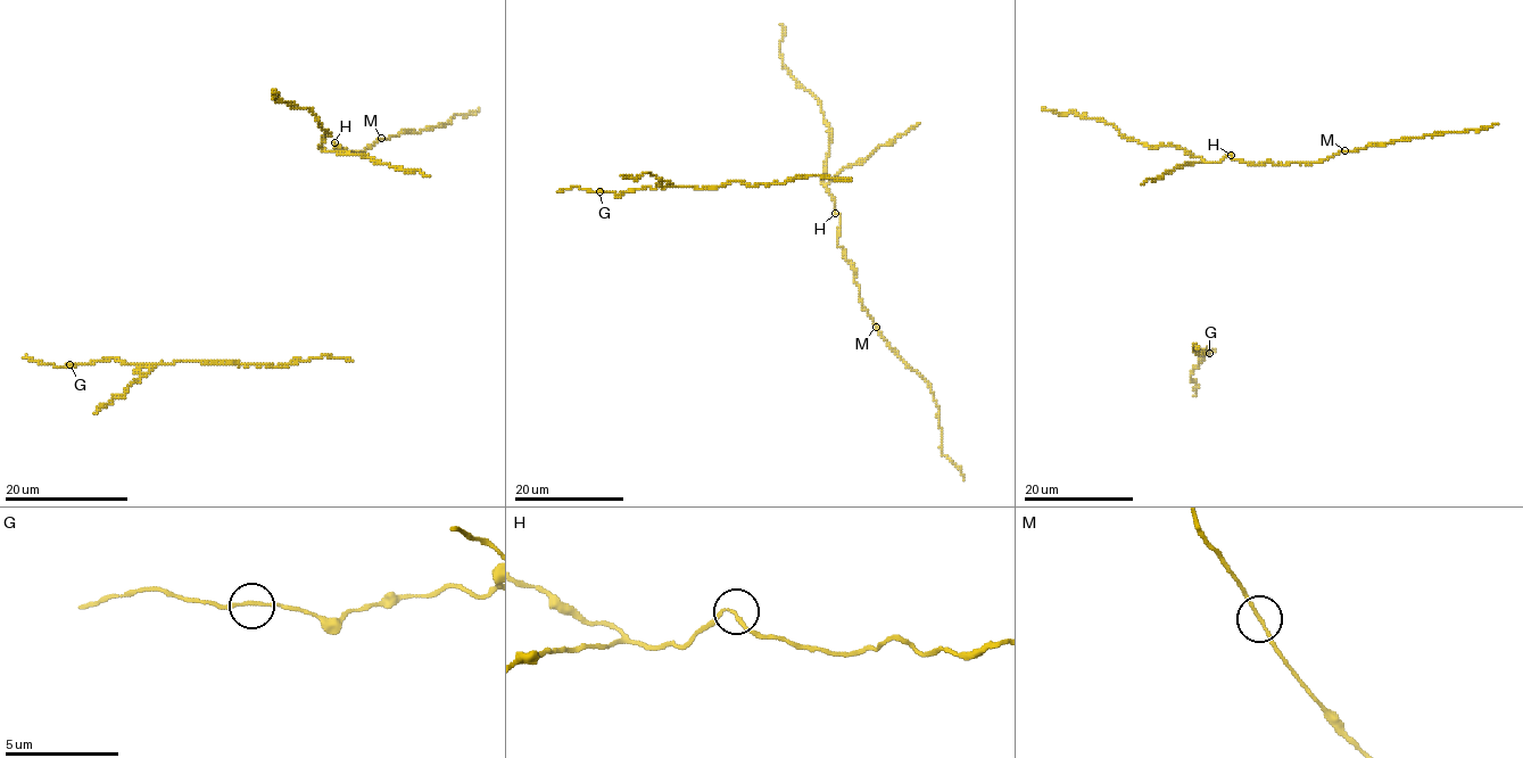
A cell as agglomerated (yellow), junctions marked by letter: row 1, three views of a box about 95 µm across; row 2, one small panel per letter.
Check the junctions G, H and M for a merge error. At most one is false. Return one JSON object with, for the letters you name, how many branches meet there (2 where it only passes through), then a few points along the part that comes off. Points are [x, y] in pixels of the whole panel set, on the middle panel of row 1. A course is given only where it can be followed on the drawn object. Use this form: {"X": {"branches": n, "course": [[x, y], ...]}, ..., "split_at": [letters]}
{"split_at": []}

